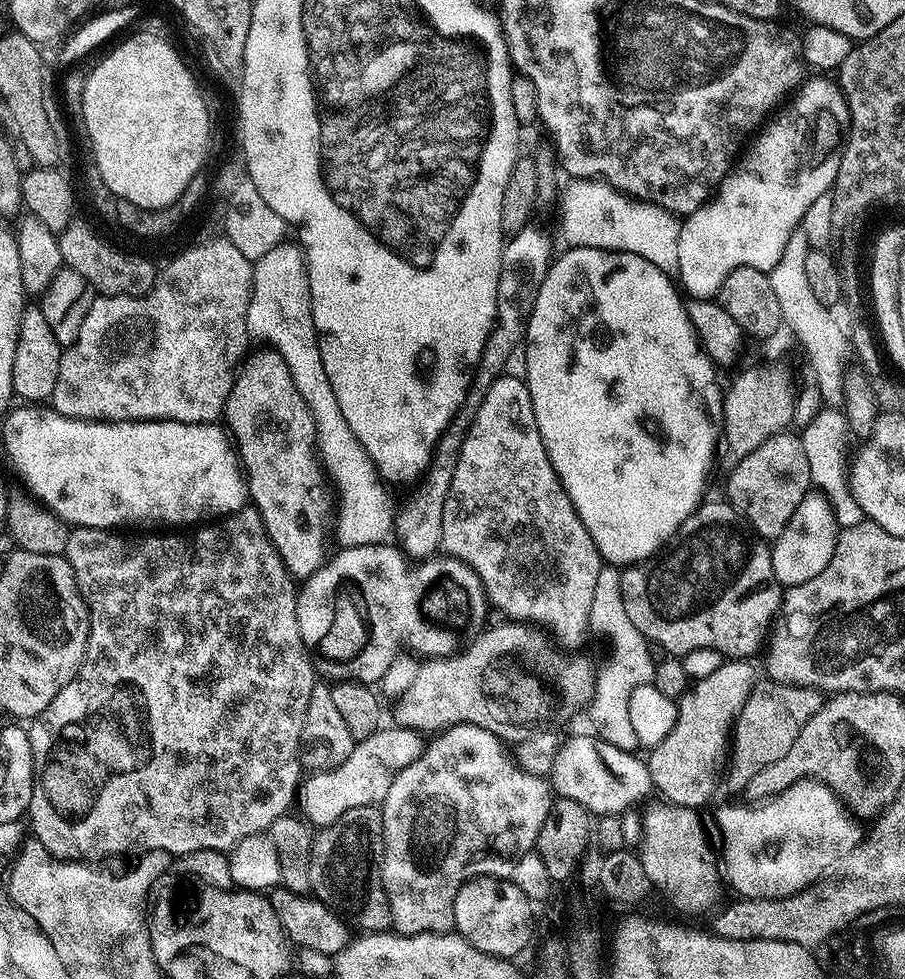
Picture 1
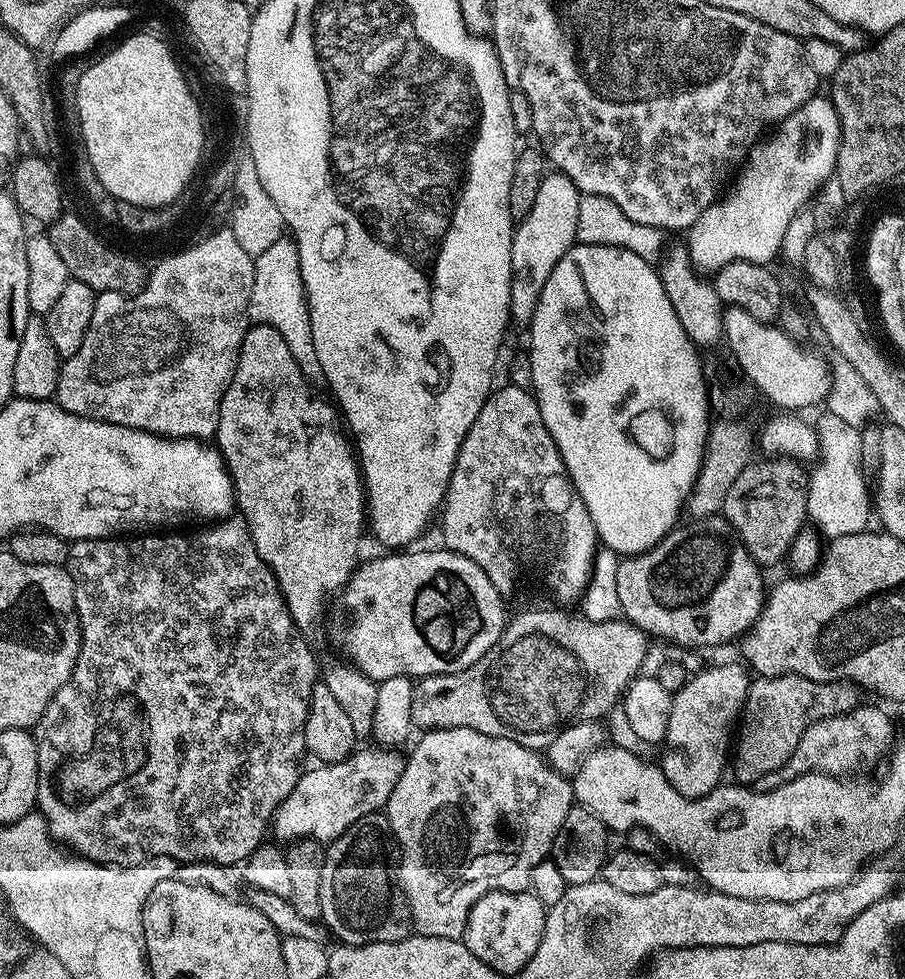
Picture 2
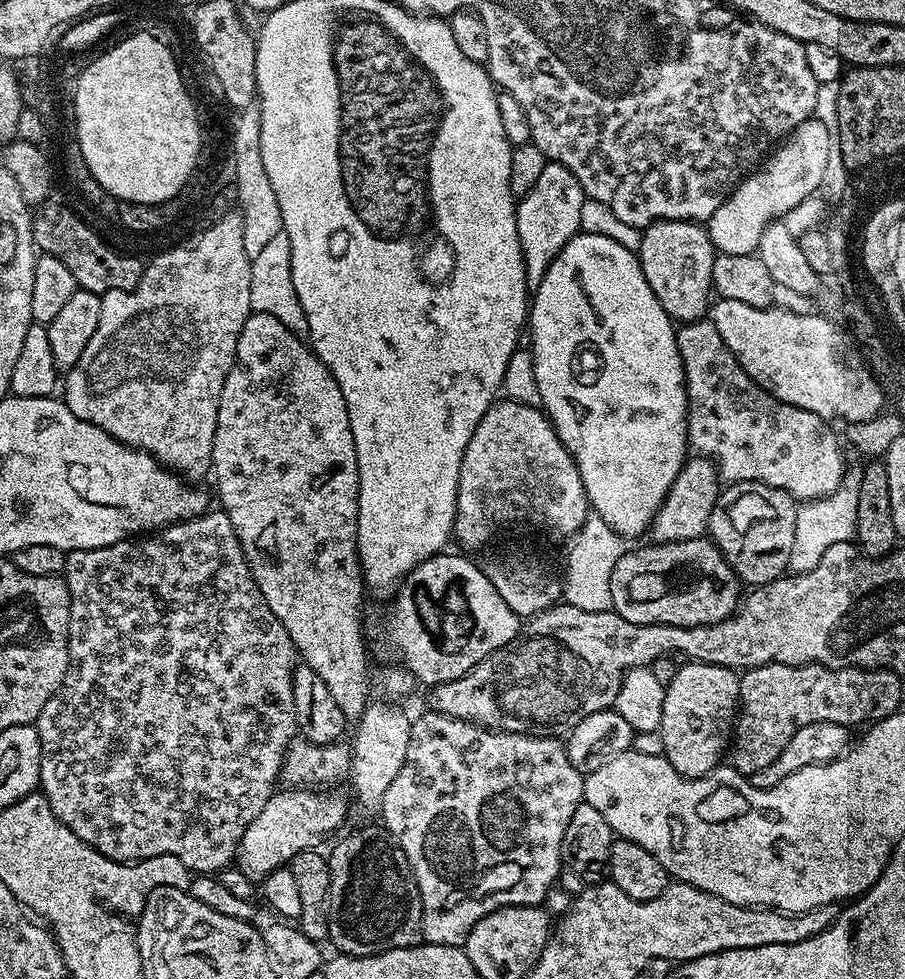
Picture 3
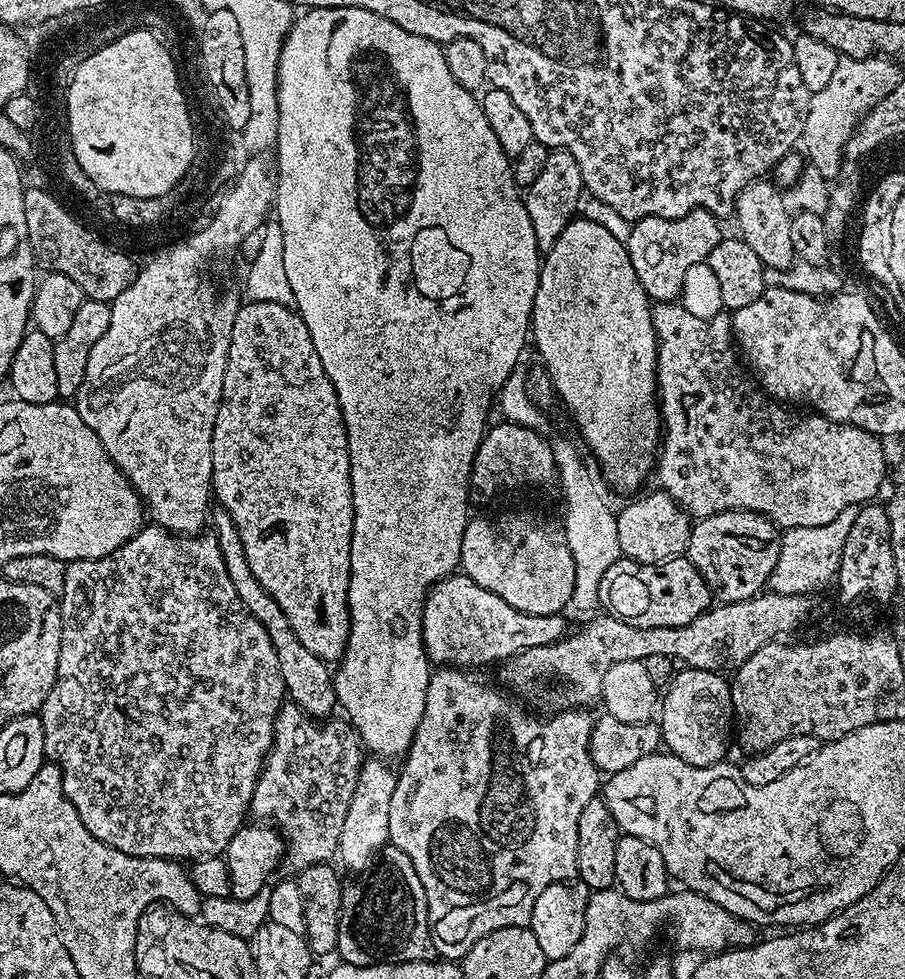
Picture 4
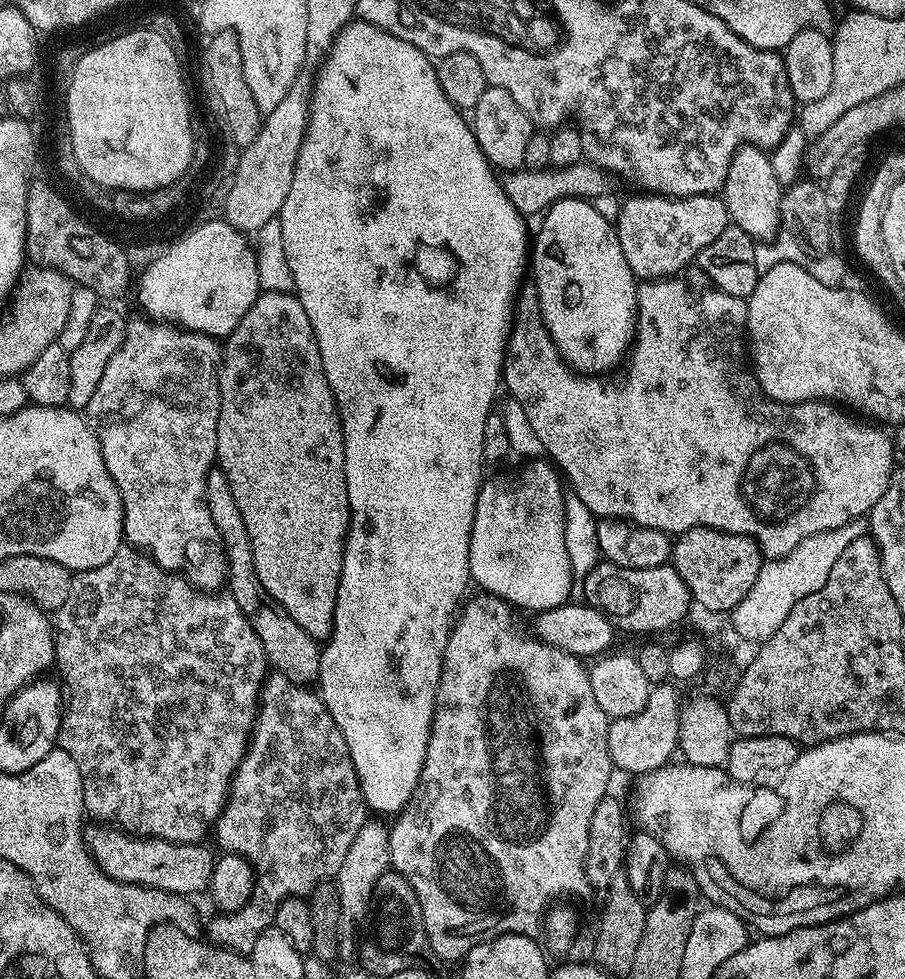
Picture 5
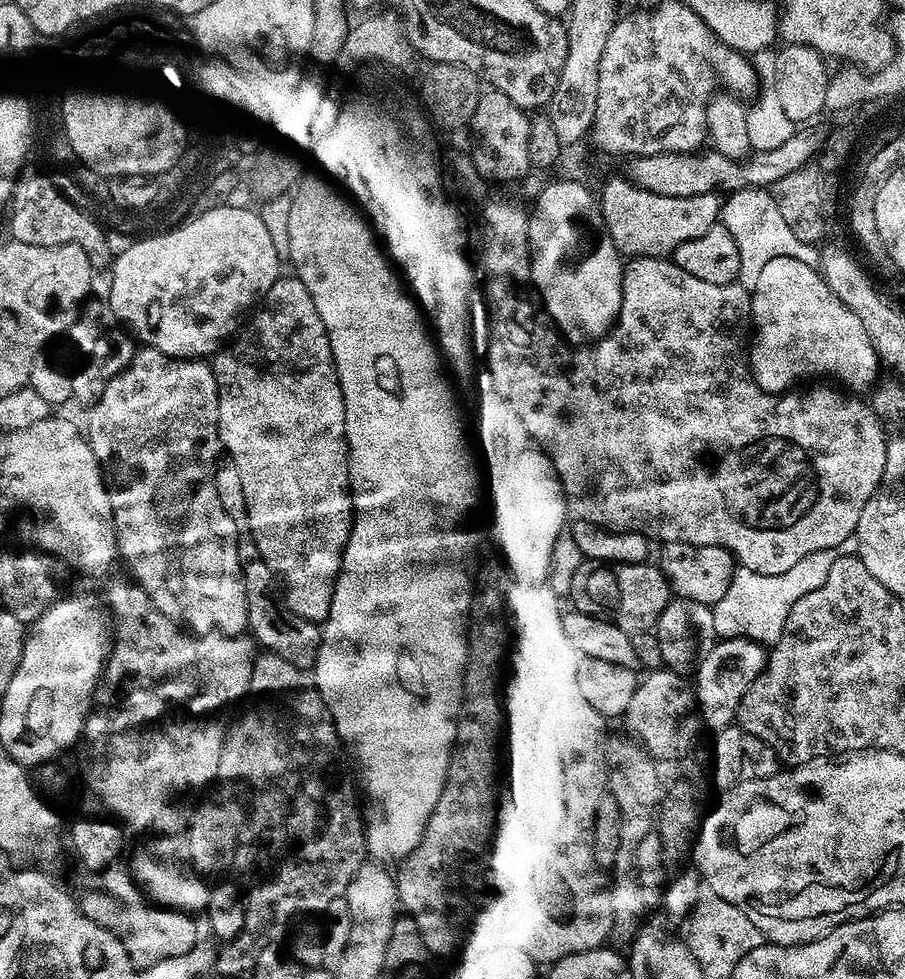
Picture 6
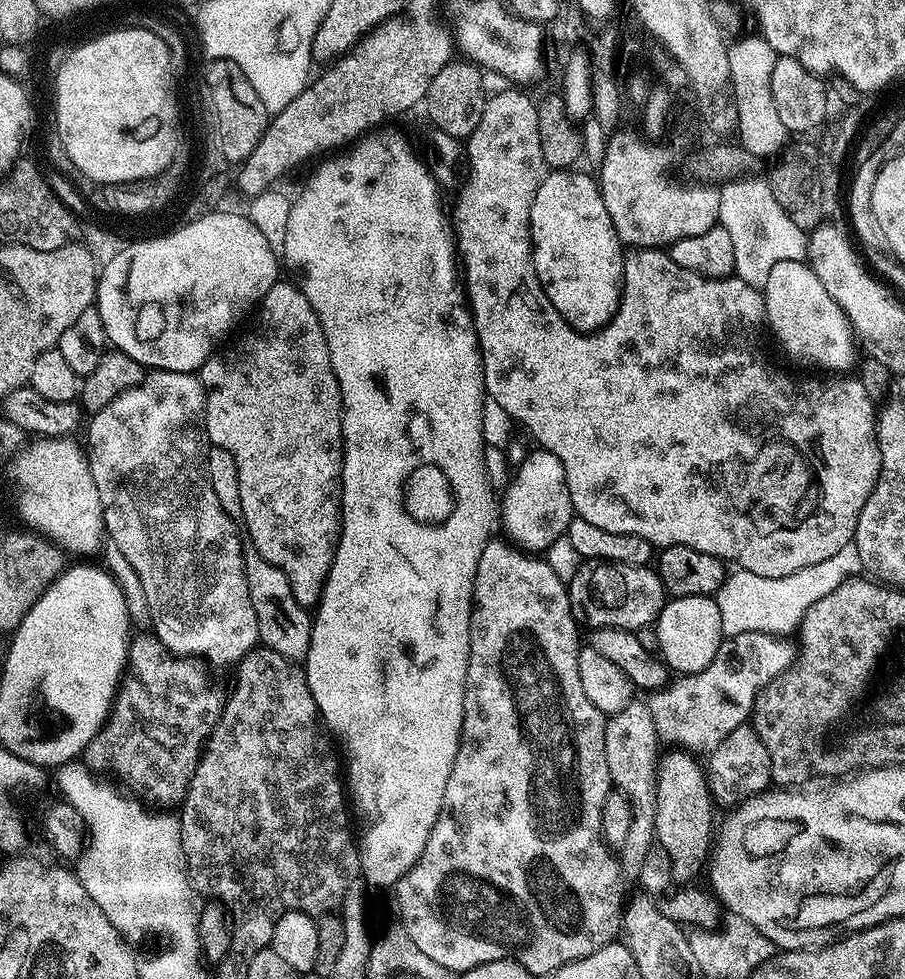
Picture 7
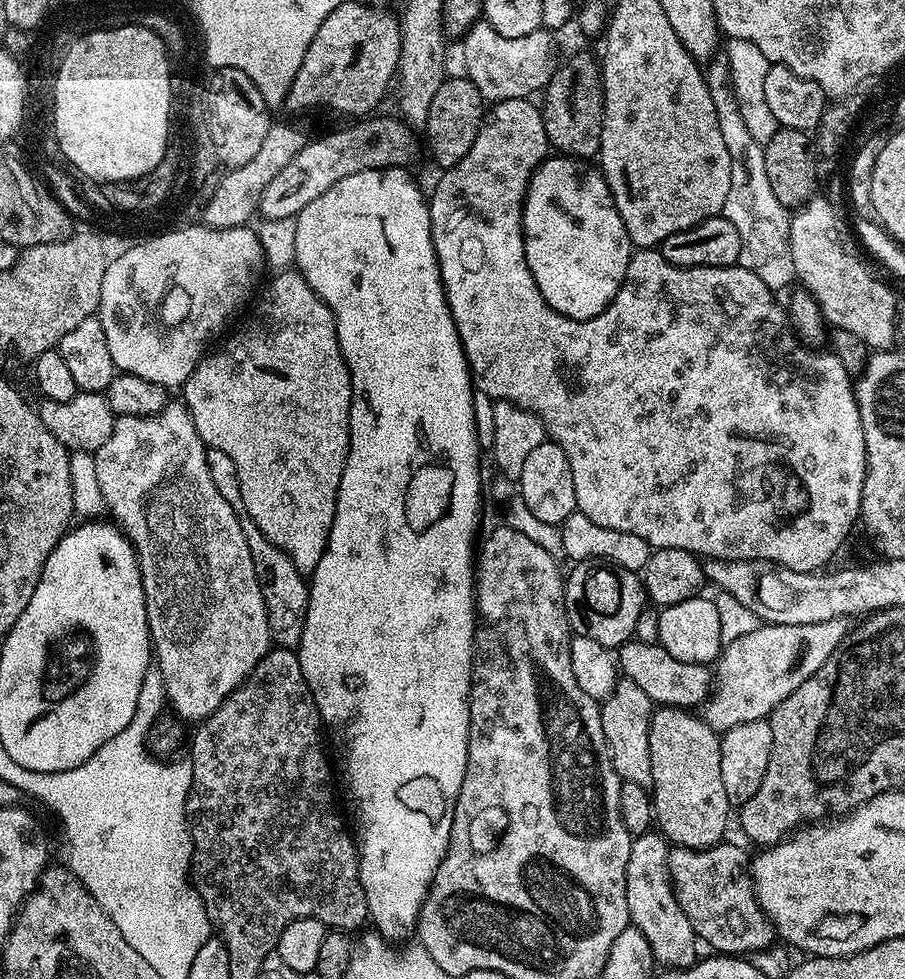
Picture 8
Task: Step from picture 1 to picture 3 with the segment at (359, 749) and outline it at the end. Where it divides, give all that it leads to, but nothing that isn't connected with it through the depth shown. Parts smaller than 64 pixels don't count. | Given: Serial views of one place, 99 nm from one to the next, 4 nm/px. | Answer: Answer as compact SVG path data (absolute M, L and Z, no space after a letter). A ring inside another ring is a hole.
M277 790L262 806L262 814L254 818L254 822L248 824L246 834L242 834L240 846L236 853L235 863L238 869L253 882L263 882L276 868L283 868L300 852L307 852L315 849L316 844L323 836L328 836L331 832L339 833L340 827L344 824L344 815L348 812L348 804L340 796L323 796L320 790Z

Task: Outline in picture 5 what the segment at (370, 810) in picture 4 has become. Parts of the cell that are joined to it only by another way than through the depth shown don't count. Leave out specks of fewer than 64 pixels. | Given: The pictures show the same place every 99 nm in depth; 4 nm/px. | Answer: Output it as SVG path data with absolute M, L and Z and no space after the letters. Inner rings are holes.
M369 819L368 823L362 826L362 830L358 830L358 838L354 838L354 843L350 845L346 862L342 862L334 877L340 899L339 957L342 960L355 957L358 950L358 925L365 919L364 915L369 915L374 886L382 878L382 874L389 871L392 862L388 841L389 829L385 825L383 828L376 820L379 819Z

